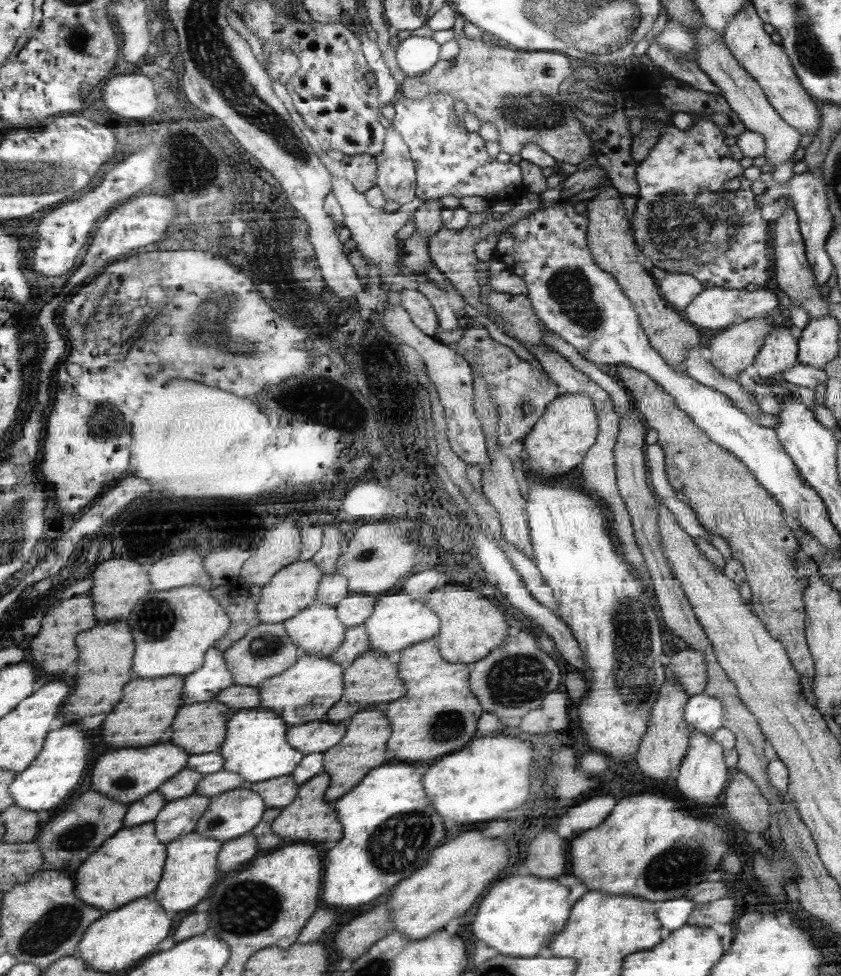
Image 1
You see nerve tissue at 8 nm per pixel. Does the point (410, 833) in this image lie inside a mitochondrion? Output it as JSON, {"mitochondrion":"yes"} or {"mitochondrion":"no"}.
{"mitochondrion":"yes"}

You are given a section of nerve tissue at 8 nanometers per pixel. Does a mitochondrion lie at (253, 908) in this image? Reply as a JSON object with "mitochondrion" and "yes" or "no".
{"mitochondrion":"yes"}

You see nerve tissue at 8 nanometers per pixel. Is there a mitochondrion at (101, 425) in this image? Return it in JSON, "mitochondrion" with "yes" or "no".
{"mitochondrion":"yes"}

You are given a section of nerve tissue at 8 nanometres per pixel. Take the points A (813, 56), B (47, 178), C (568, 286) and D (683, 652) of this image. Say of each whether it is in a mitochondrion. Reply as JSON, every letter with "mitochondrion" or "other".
{"A":"mitochondrion","B":"mitochondrion","C":"mitochondrion","D":"other"}

